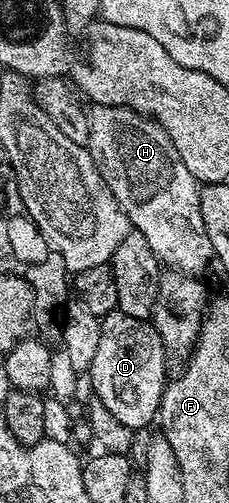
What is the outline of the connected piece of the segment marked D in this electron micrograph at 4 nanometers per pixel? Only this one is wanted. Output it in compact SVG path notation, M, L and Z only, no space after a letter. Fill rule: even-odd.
M119 311L102 317L98 335L98 351L90 370L95 400L106 403L121 423L134 431L144 429L157 420L164 394L164 344L156 328L148 321L134 319Z

